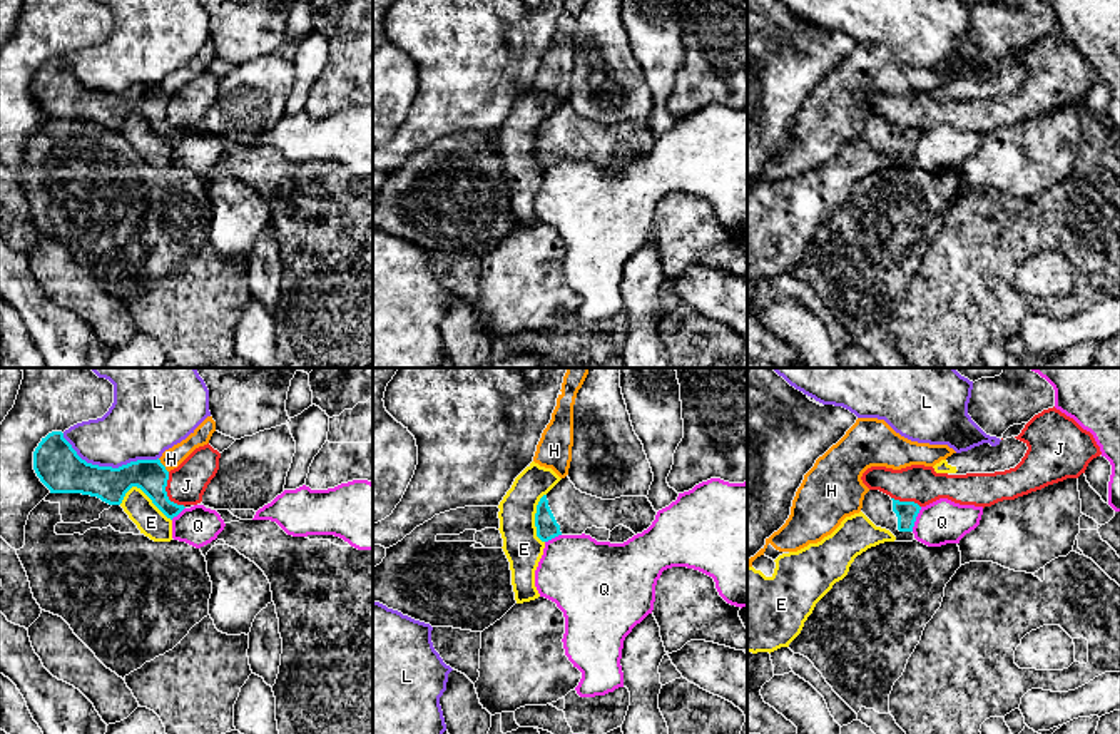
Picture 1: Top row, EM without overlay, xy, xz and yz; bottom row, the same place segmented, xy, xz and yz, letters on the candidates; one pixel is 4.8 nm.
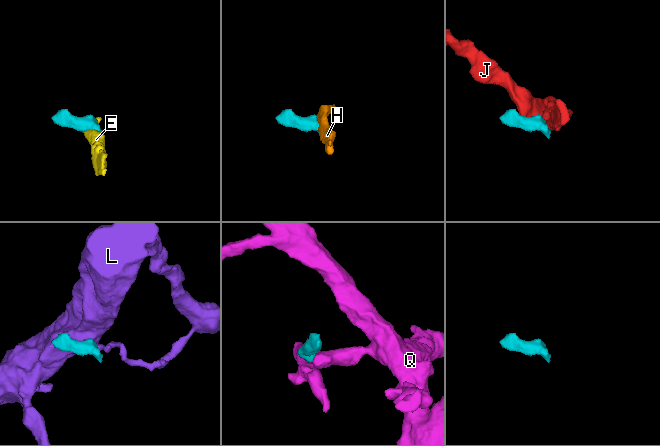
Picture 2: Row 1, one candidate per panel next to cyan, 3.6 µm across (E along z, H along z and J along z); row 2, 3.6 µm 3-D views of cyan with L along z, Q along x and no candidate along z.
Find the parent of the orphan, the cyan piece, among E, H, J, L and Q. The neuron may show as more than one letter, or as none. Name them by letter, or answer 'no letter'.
no letter

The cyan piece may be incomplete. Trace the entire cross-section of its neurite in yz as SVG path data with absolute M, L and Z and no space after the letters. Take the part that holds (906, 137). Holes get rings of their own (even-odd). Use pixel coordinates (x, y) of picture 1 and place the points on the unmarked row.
M879 115L864 120L861 137L881 154L889 155L896 167L913 167L913 152L921 132L914 127L899 127Z

